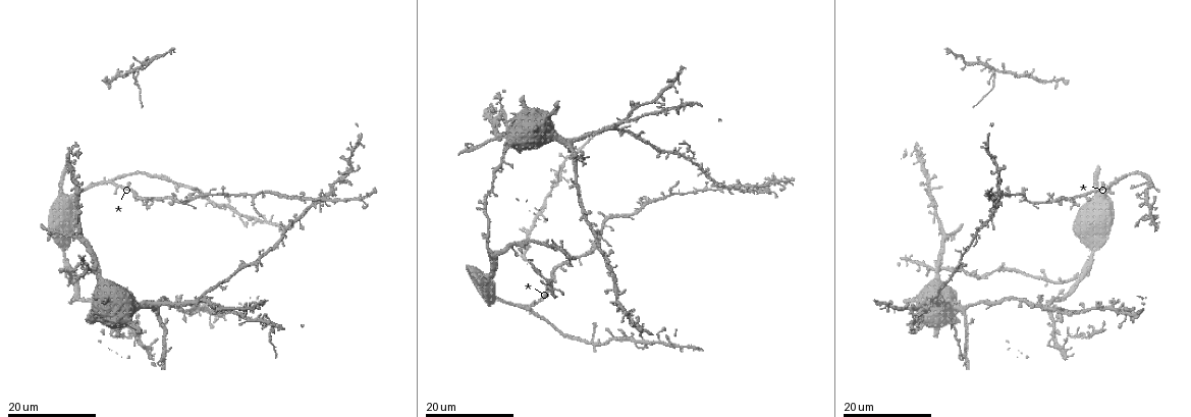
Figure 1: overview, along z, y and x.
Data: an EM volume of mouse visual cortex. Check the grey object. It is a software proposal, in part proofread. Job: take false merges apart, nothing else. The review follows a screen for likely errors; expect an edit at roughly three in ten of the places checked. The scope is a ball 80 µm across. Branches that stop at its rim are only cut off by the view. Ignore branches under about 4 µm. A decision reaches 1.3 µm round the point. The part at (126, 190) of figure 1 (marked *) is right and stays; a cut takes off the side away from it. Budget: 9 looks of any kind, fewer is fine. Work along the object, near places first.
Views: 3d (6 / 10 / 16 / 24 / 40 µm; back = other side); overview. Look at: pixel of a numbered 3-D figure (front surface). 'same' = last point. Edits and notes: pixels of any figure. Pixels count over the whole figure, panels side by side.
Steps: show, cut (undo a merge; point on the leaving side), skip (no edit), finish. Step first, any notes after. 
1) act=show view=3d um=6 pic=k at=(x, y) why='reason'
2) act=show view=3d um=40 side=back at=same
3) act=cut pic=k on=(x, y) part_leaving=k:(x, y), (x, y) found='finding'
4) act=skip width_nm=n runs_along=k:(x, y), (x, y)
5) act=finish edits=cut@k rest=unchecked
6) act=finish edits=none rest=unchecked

act=show view=3d um=24 pic=1 at=(527, 244)

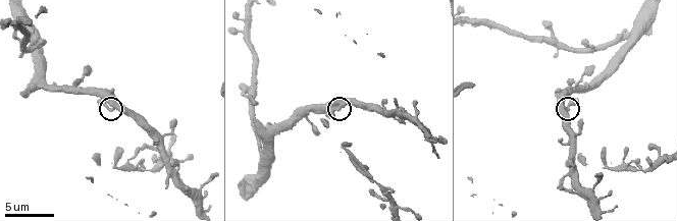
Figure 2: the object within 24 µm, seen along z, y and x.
act=show view=3d um=6 pic=2 at=(343, 106) why='closer look'

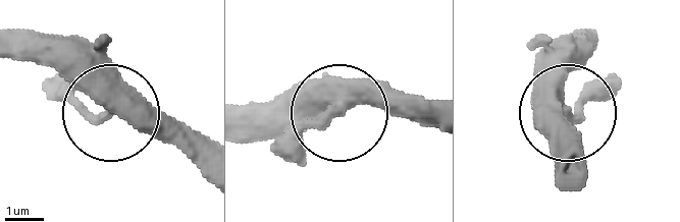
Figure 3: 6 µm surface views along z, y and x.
act=show view=3d um=6 side=back pic=3 at=(336, 110) why='from behind'

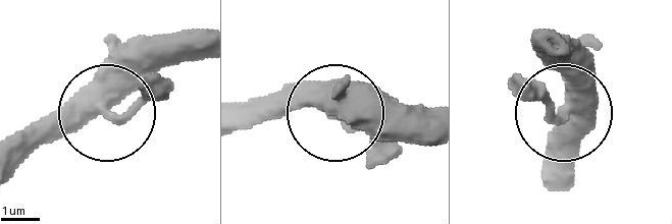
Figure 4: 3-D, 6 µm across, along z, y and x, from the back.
act=skip width_nm=350 runs_along=4:(204, 47), (165, 50), (104, 112), (58, 118), (9, 164) found='all the same cell'

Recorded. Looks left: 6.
act=show view=3d um=16 pic=1 at=(1045, 202) why='thin arm on a thick one'

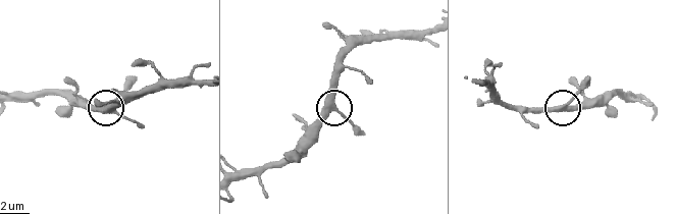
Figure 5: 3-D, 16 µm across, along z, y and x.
act=show view=3d um=6 pic=5 at=(334, 108) why='zoom in'

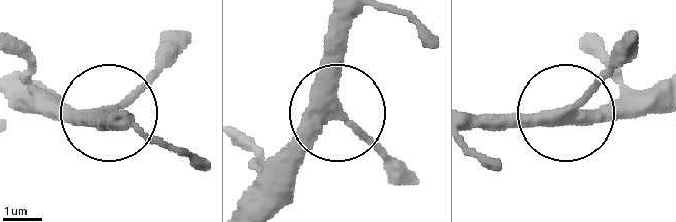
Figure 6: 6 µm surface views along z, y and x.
act=show view=3d um=6 side=back pic=6 at=(568, 108)

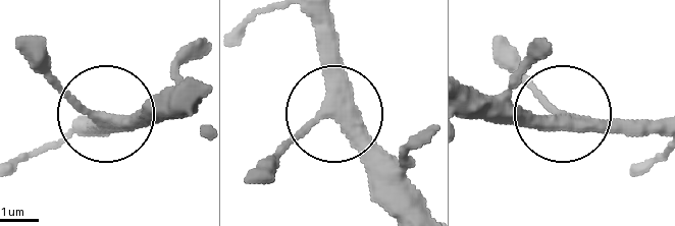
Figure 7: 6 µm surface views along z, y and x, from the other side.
act=skip runs_along=7:(198, 89), (110, 118), (26, 44) found='one cell here'

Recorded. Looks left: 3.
act=show view=3d um=16 pic=1 at=(657, 339) why='three arms meet'

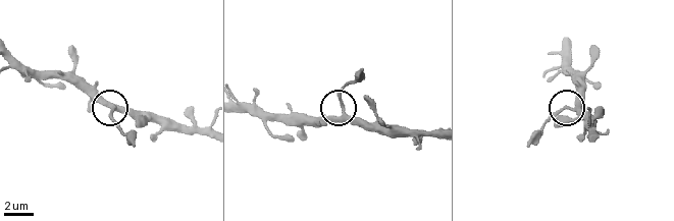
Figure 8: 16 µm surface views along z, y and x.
act=show view=3d um=10 pic=8 at=(114, 108) why='zoom in'

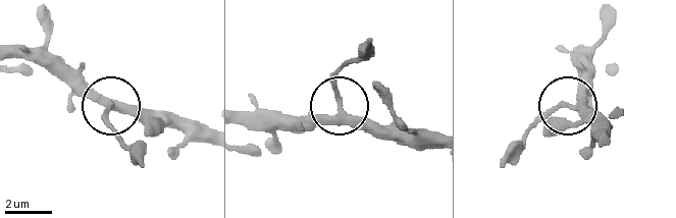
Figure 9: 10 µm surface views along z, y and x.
act=show view=3d um=10 side=back pic=9 at=(338, 105)

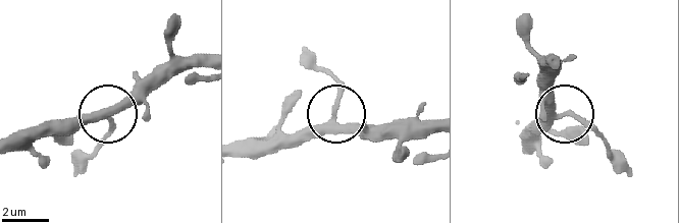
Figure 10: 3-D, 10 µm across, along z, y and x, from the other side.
act=skip width_nm=280 found='one cell here'

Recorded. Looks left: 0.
act=finish edits=none rest=unchecked

